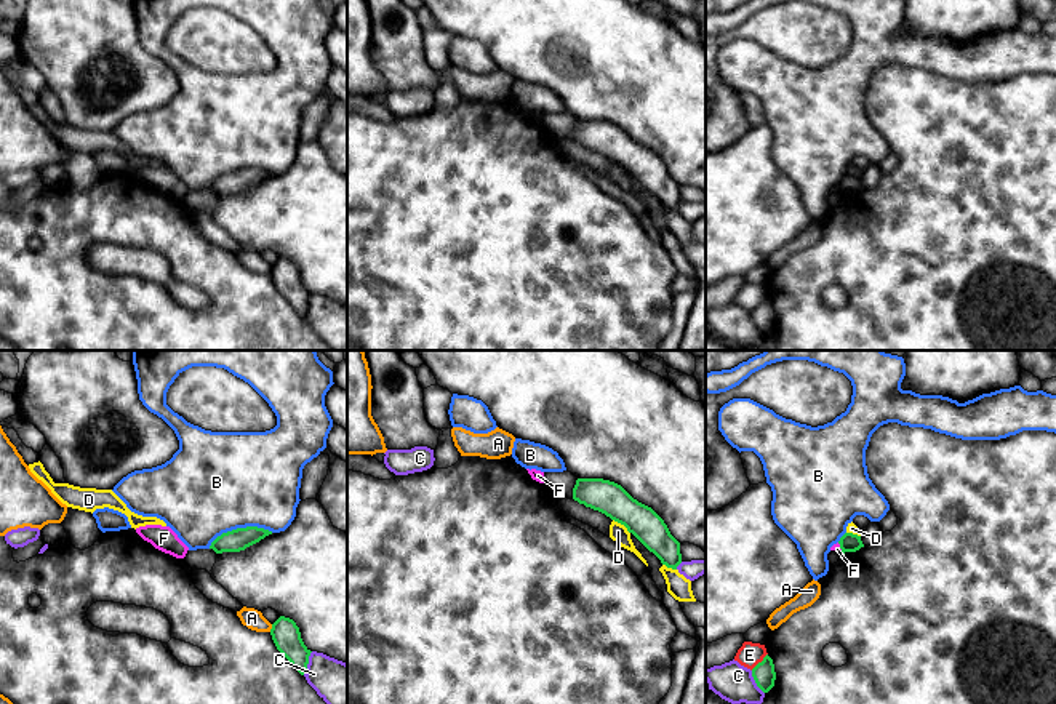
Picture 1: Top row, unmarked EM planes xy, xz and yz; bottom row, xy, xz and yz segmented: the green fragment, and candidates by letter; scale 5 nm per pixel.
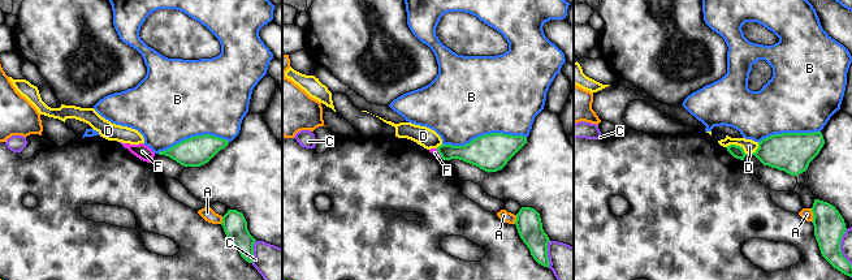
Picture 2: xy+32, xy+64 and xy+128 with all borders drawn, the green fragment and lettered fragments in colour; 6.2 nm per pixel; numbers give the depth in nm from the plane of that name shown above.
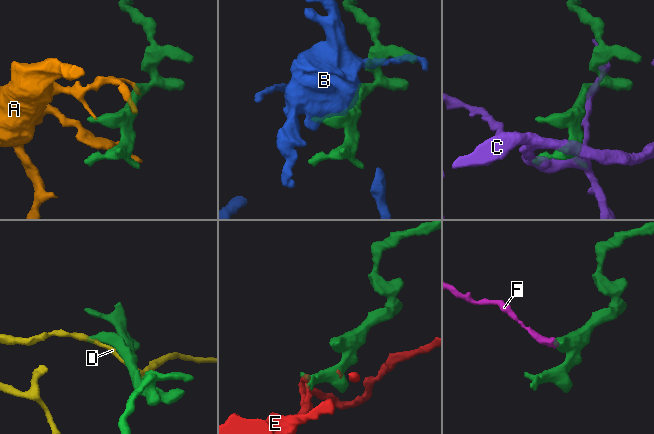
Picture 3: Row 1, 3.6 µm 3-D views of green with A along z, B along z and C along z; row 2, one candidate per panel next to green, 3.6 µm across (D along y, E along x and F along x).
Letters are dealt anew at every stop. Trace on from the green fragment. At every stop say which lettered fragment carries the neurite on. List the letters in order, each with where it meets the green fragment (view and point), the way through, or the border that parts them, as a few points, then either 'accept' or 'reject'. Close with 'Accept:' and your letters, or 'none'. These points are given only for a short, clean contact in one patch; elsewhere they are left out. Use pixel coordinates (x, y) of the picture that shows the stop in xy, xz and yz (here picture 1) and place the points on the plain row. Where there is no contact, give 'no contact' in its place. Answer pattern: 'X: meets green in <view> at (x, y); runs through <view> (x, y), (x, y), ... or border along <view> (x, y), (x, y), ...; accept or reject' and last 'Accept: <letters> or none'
A: meets green in xy at (272, 269); reject
B: meets green in xy at (239, 170); reject
C: meets green in xy at (308, 304); reject
D: meets green in xz at (623, 165); reject
E: meets green in yz at (759, 304); border along yz (767, 295), (751, 311); reject
F: meets green in yz at (840, 189); border along yz (837, 184), (842, 192); reject
Accept: none

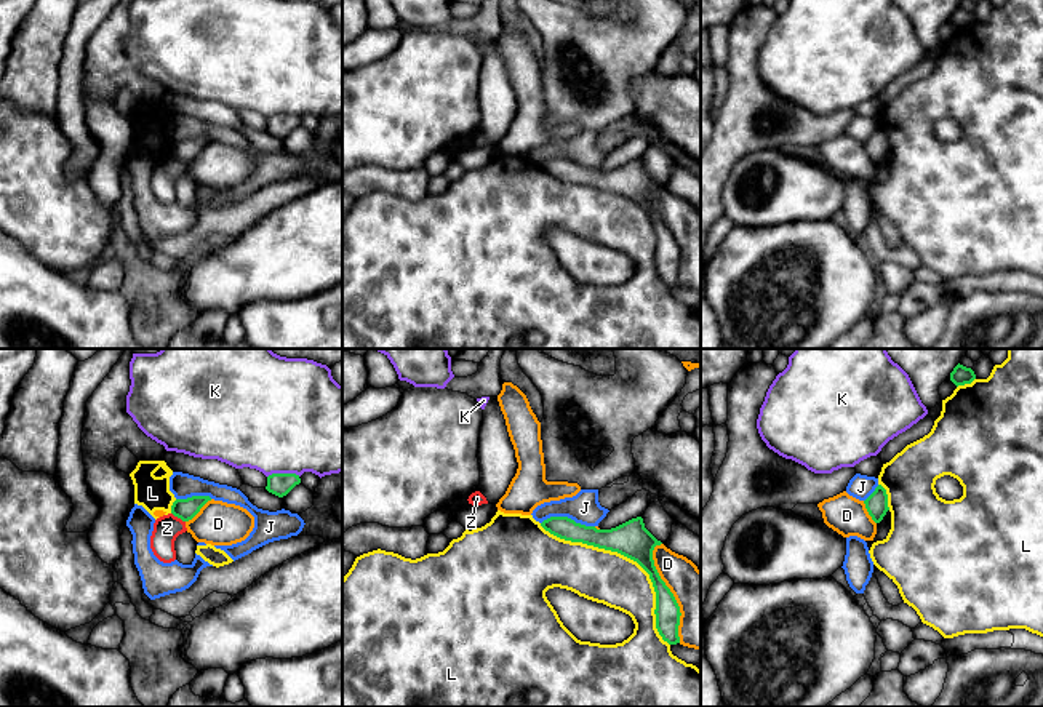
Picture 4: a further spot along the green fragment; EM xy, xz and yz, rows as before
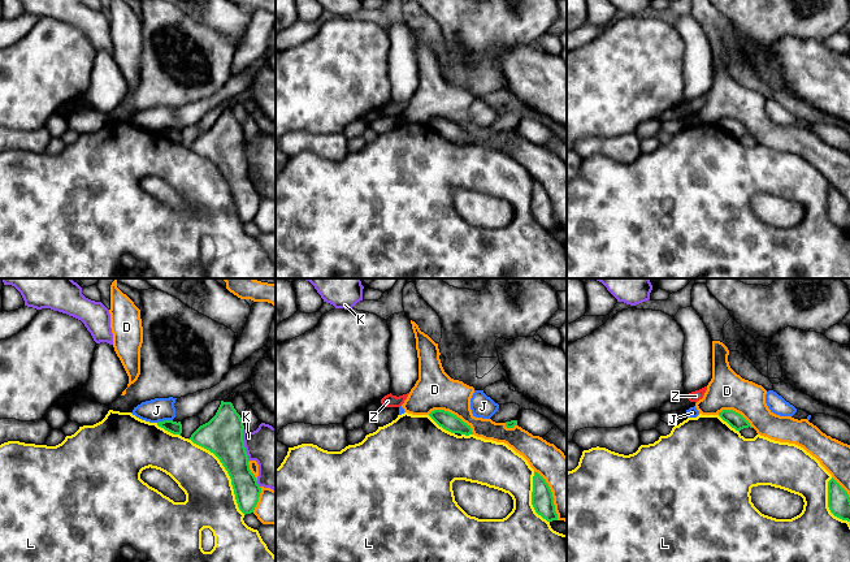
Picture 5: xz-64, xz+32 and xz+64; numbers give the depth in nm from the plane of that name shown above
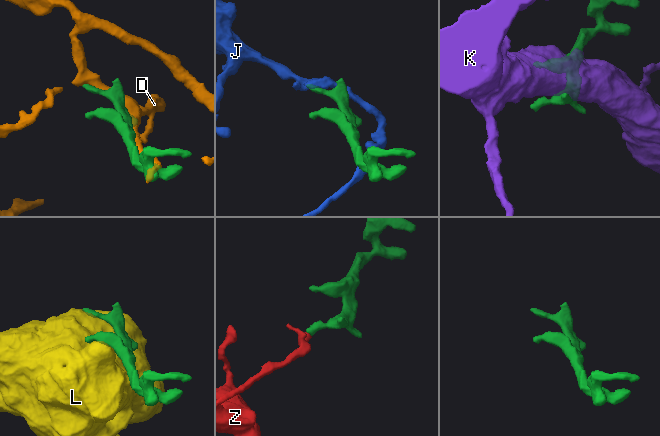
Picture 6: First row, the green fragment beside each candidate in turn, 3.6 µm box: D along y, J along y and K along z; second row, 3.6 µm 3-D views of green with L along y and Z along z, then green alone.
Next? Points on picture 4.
D: meets green in xz at (671, 234); reject
J: meets green in xz at (567, 159); border along xz (541, 163), (551, 159), (570, 159), (594, 168); reject
K: meets green in xy at (283, 115); reject
L: meets green in xz at (629, 199); reject
Z: meets green in xy at (178, 159); border along xy (171, 154), (184, 163); reject
Accept: none

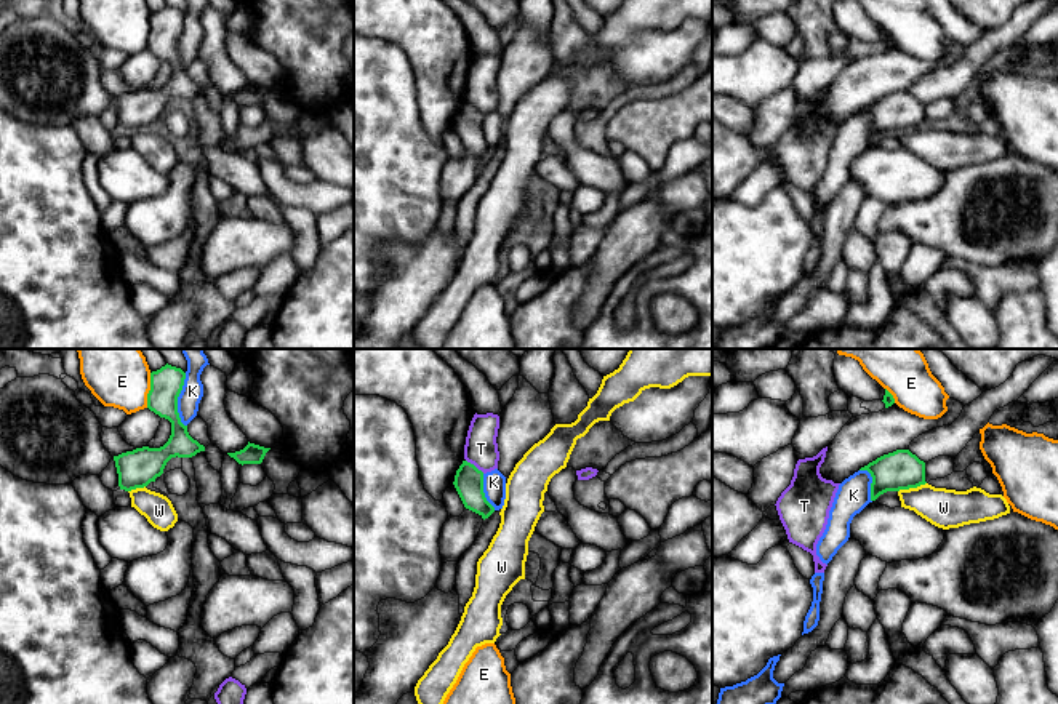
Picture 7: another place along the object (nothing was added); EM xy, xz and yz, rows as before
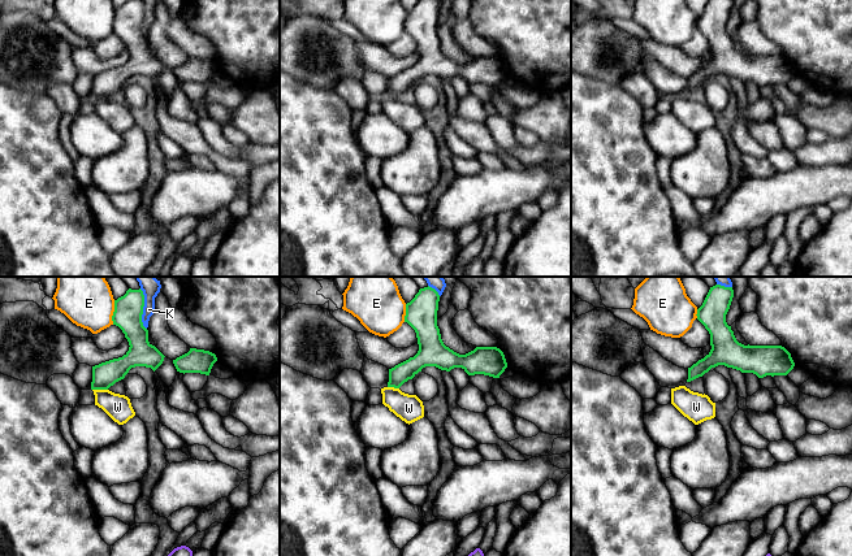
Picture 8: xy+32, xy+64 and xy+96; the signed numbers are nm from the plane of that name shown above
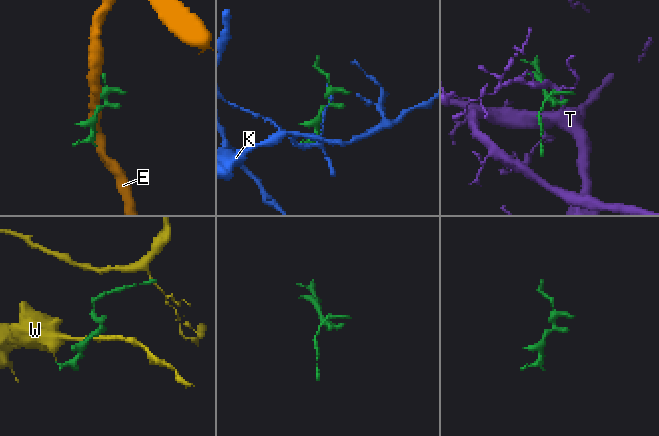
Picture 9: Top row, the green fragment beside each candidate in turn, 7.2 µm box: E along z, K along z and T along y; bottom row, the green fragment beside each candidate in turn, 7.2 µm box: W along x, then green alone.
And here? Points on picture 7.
E: meets green in xy at (149, 32); border along xy (151, 15), (146, 48); reject
K: meets green in xy at (176, 42); reject
T: meets green in xz at (474, 108); border along xz (466, 101), (484, 114); reject
W: meets green in yz at (911, 128); border along yz (925, 124), (898, 133); reject
Accept: none

